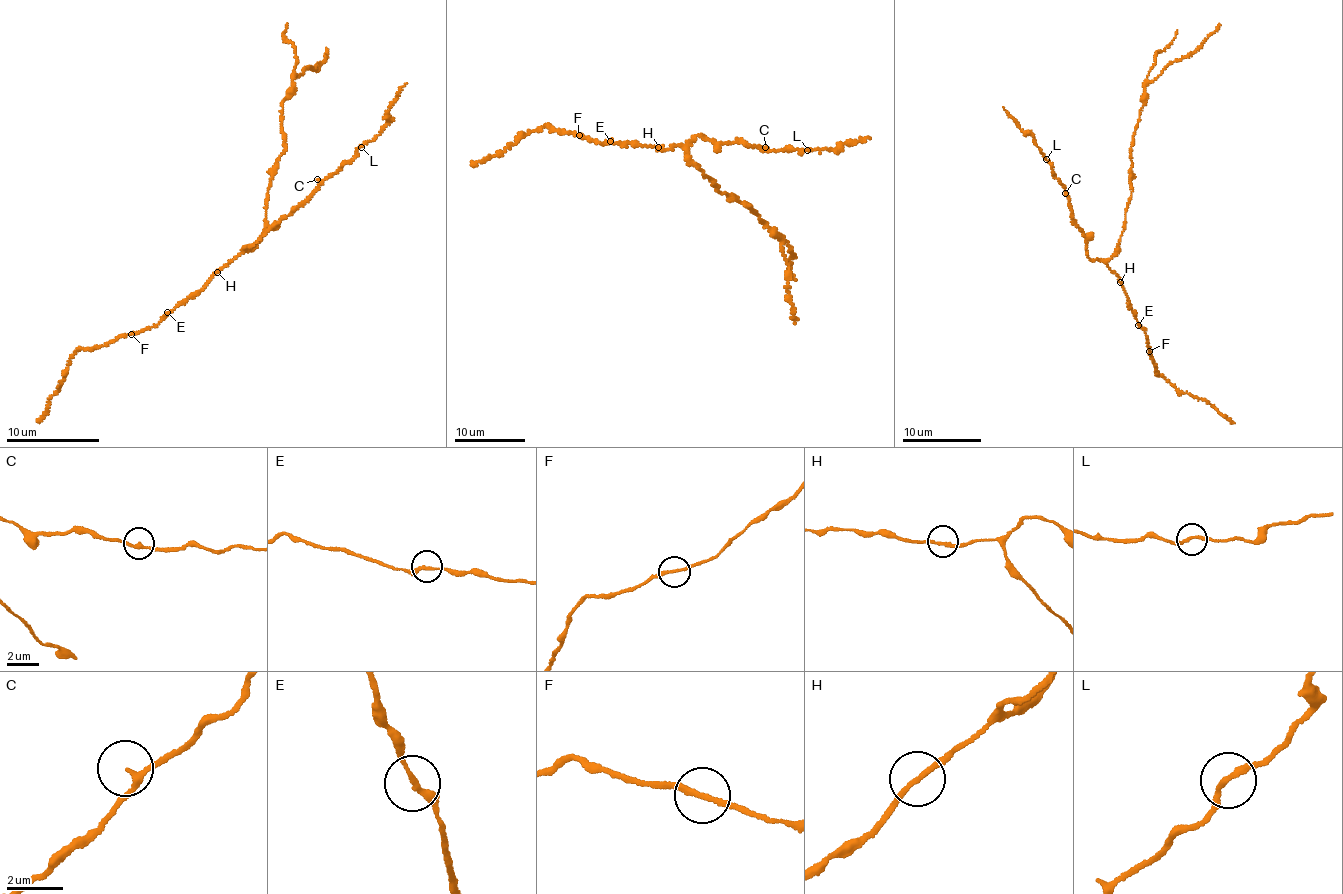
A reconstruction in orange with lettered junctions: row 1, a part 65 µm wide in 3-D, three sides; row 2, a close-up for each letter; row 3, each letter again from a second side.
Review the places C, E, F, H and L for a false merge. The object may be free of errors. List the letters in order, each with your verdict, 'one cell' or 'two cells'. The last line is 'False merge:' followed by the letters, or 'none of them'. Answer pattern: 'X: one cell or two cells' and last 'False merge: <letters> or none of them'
C: one cell
E: one cell
F: one cell
H: one cell
L: one cell
False merge: none of them

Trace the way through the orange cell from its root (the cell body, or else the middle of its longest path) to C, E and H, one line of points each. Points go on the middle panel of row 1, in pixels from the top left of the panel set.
C: (690, 158), (687, 148), (699, 136), (716, 142), (765, 147)
E: (690, 158), (682, 146), (659, 149), (610, 141)
H: (690, 158), (682, 146), (666, 149), (658, 147)

